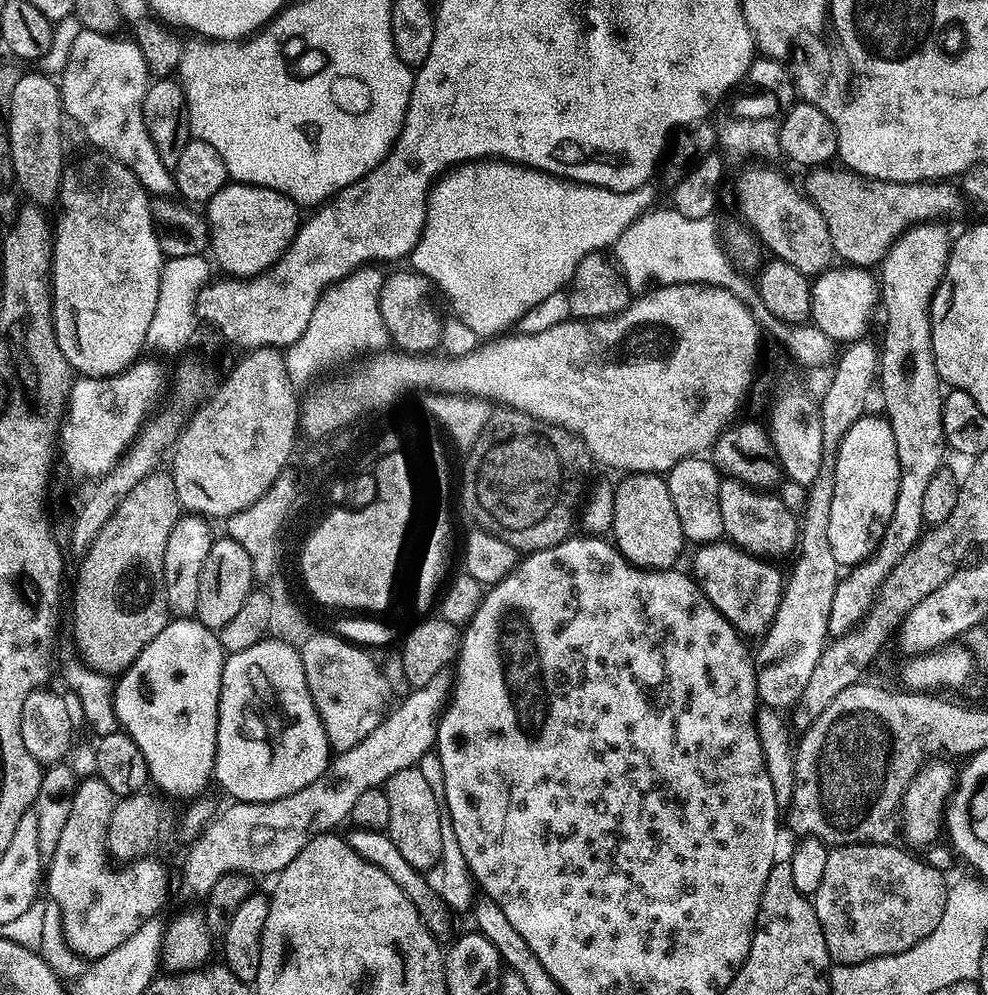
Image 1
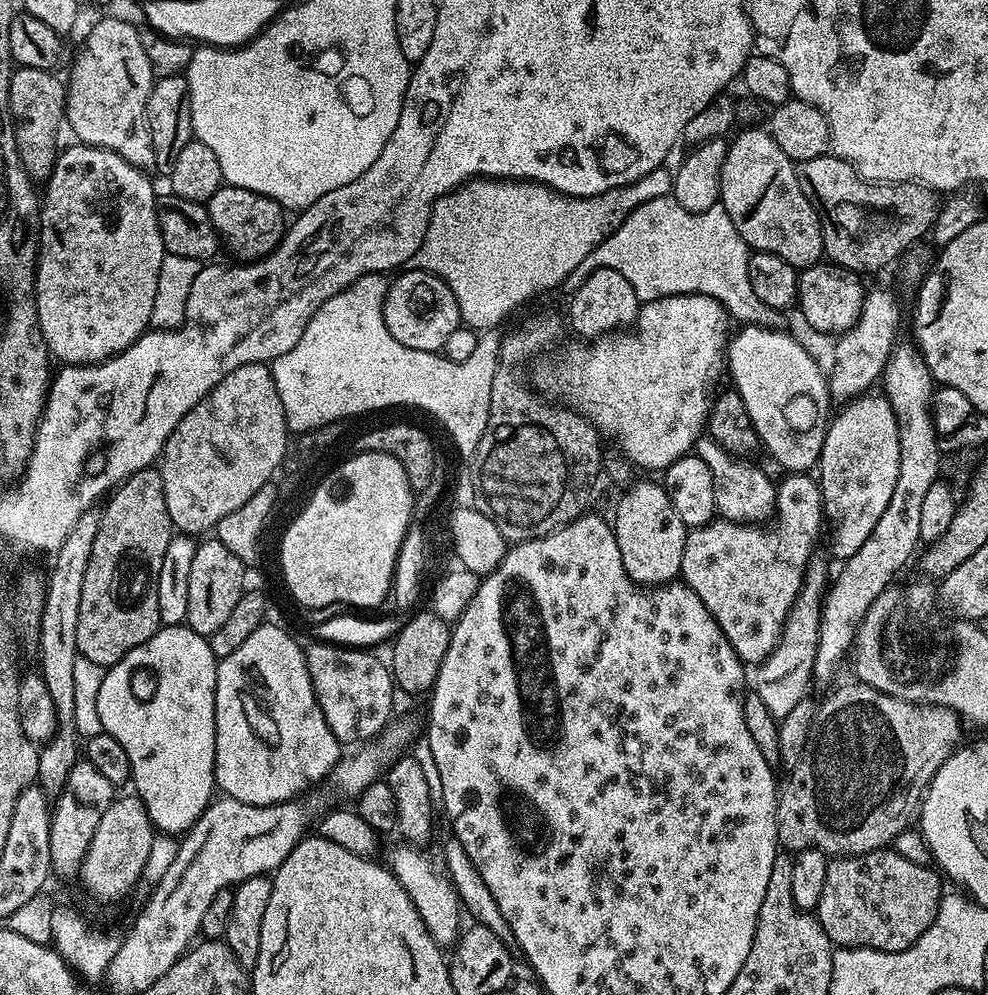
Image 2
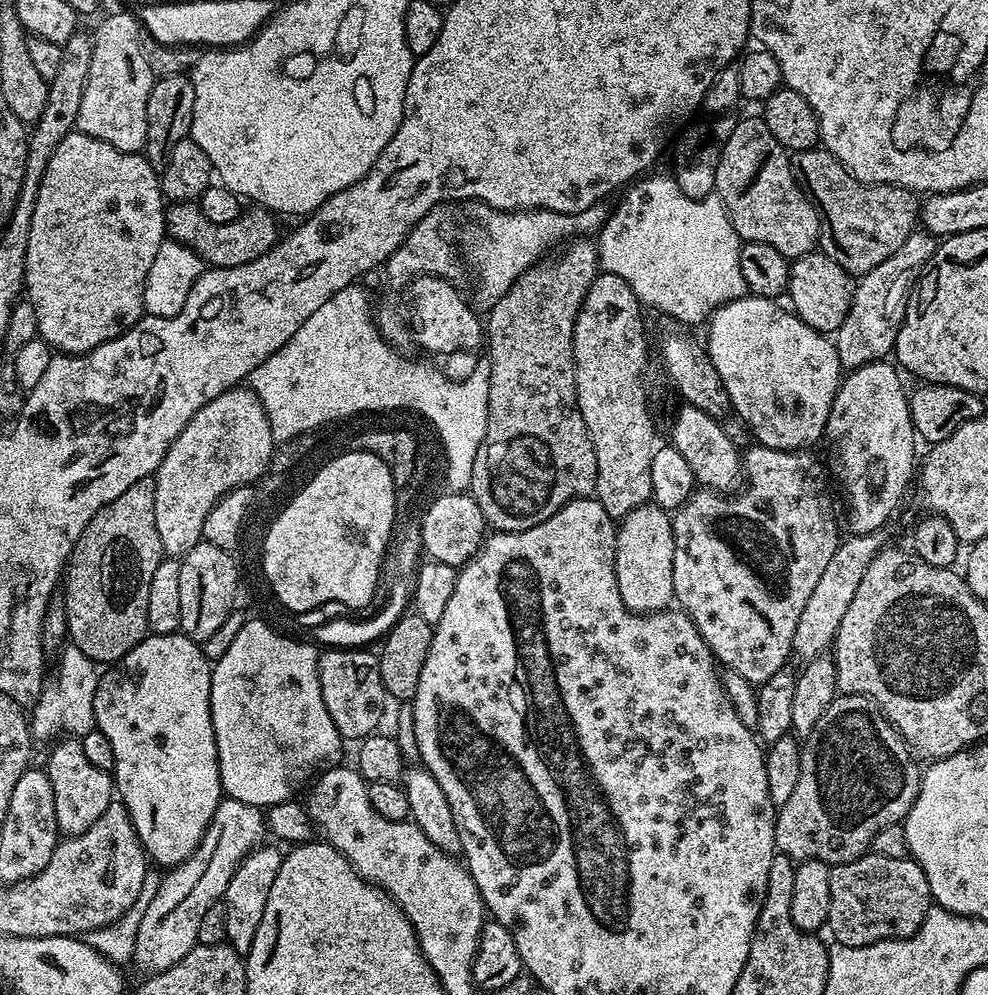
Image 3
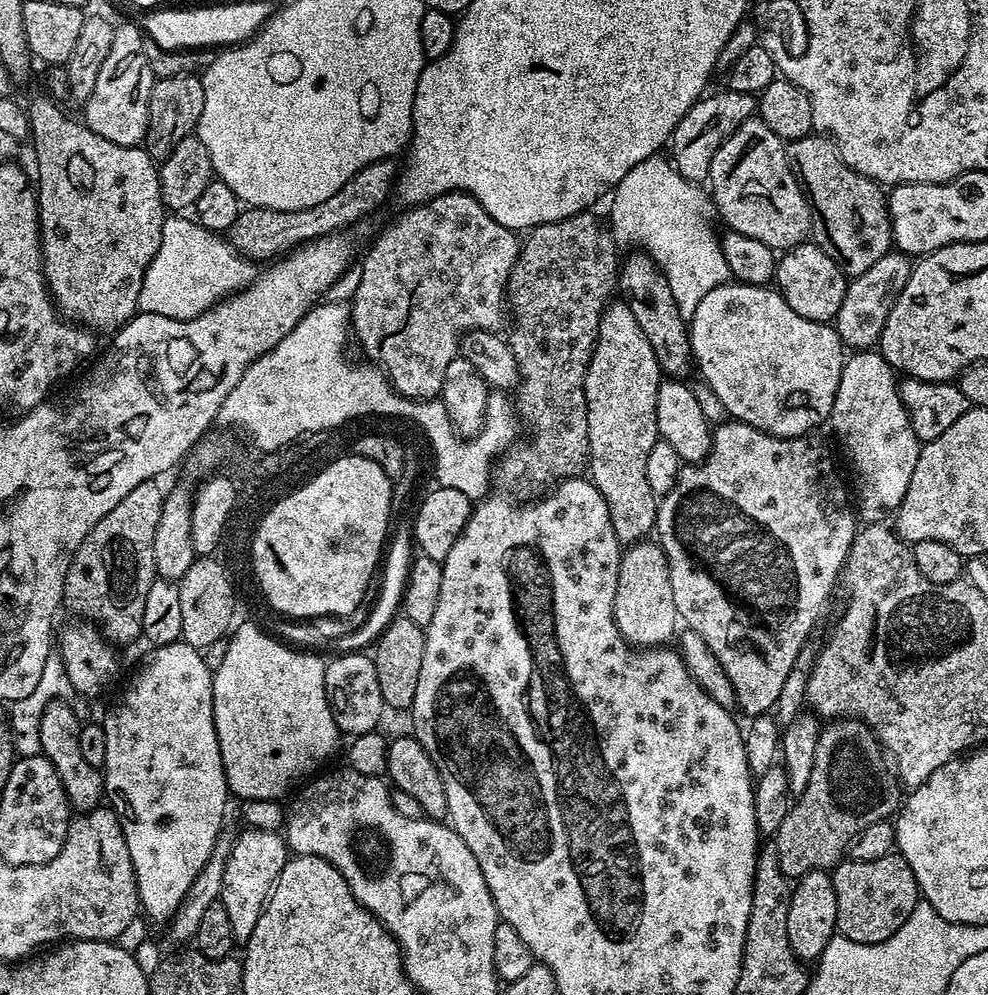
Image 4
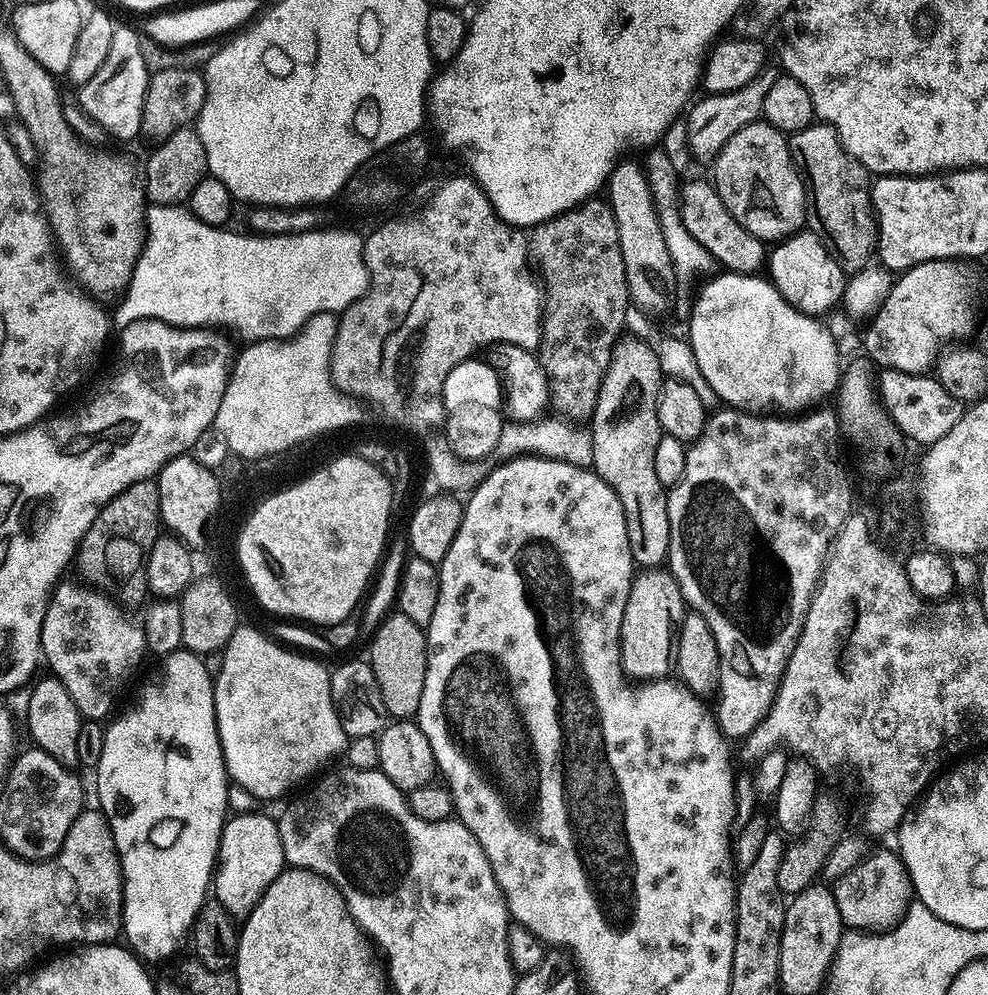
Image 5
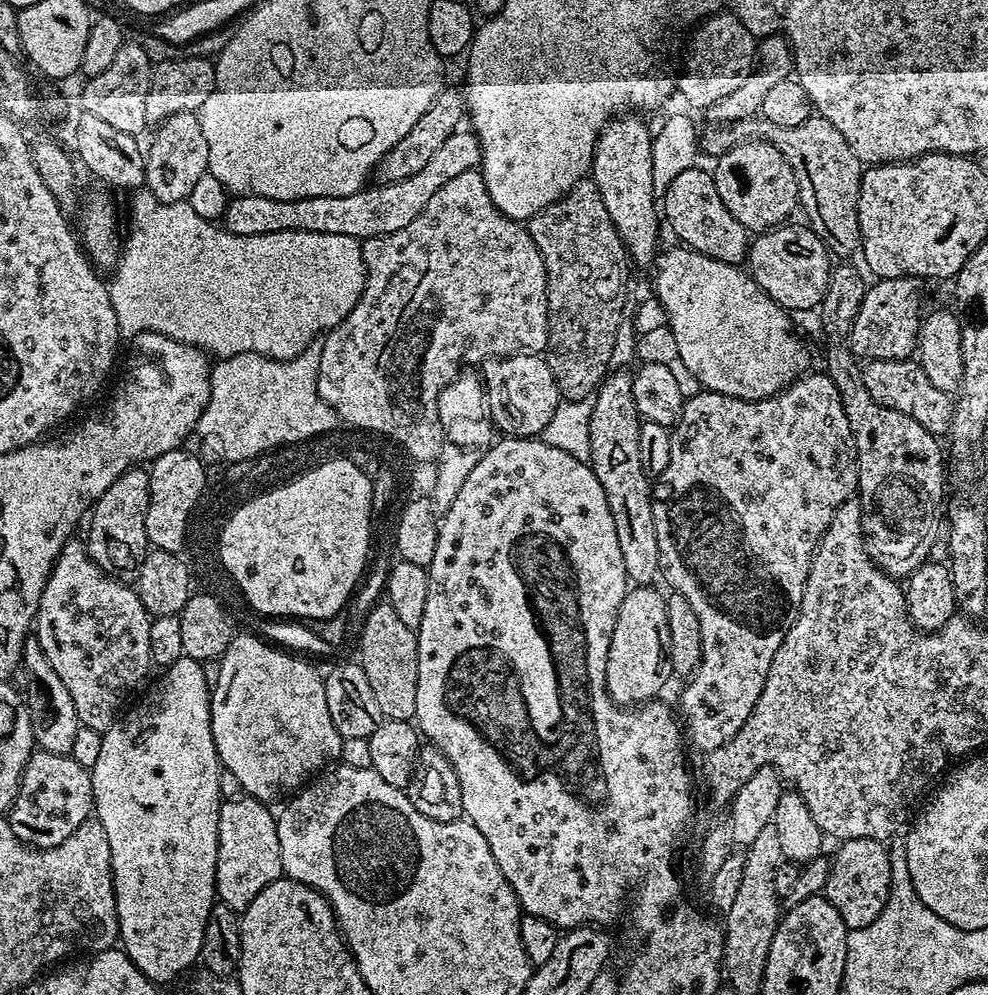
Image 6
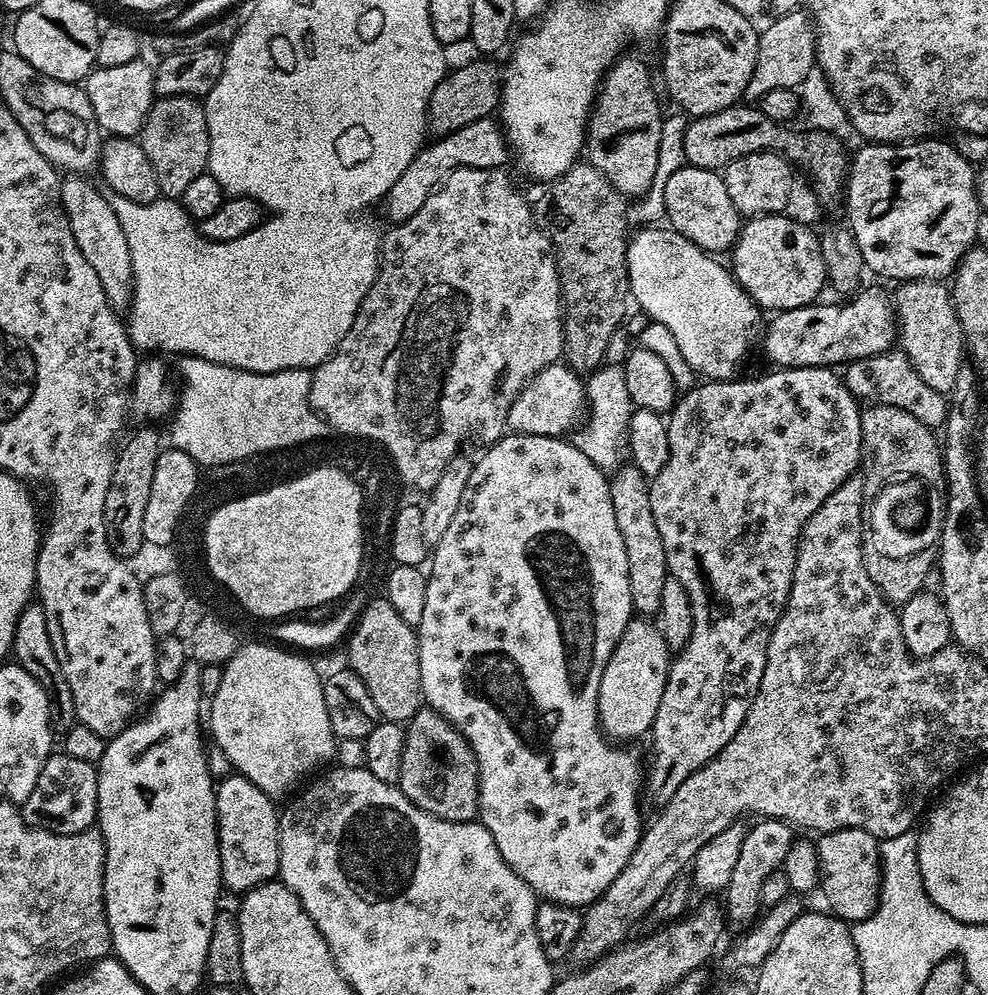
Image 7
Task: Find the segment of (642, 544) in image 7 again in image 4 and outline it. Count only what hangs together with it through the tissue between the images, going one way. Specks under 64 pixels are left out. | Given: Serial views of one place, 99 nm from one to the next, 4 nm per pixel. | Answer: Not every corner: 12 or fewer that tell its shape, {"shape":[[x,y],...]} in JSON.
{"shape":[[626,302],[584,375],[588,468],[621,545],[656,527],[662,373]]}

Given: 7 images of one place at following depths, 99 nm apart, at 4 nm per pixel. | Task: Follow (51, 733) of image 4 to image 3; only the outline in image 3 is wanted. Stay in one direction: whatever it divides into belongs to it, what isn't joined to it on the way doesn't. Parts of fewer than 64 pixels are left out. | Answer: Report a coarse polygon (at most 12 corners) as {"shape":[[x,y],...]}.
{"shape":[[79,738],[53,746],[46,771],[56,825],[90,830],[114,803],[114,780]]}

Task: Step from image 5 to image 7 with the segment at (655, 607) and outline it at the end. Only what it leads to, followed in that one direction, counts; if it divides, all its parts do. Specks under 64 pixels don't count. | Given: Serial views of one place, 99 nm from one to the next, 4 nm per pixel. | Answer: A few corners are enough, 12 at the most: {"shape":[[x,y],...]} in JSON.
{"shape":[[628,621],[602,670],[600,731],[636,742],[666,690],[670,651]]}

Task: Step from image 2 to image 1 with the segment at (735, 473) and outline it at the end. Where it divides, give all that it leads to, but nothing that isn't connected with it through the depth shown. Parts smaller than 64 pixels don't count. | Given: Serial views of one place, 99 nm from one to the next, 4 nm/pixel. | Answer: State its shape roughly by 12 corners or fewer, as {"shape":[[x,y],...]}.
{"shape":[[724,478],[724,536],[761,558],[791,557],[800,520],[768,490]]}

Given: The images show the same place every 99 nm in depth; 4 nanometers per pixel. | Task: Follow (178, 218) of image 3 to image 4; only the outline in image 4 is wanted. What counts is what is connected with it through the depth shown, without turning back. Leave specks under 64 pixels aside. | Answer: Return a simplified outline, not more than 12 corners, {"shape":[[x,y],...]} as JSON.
{"shape":[[395,159],[293,212],[245,207],[226,239],[268,262],[346,230],[393,195]]}

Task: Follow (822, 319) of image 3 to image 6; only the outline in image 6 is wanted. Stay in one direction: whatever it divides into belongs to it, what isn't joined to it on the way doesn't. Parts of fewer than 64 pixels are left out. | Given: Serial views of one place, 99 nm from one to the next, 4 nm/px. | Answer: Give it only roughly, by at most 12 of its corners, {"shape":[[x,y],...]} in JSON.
{"shape":[[811,227],[759,233],[746,264],[781,308],[823,301],[830,253]]}

